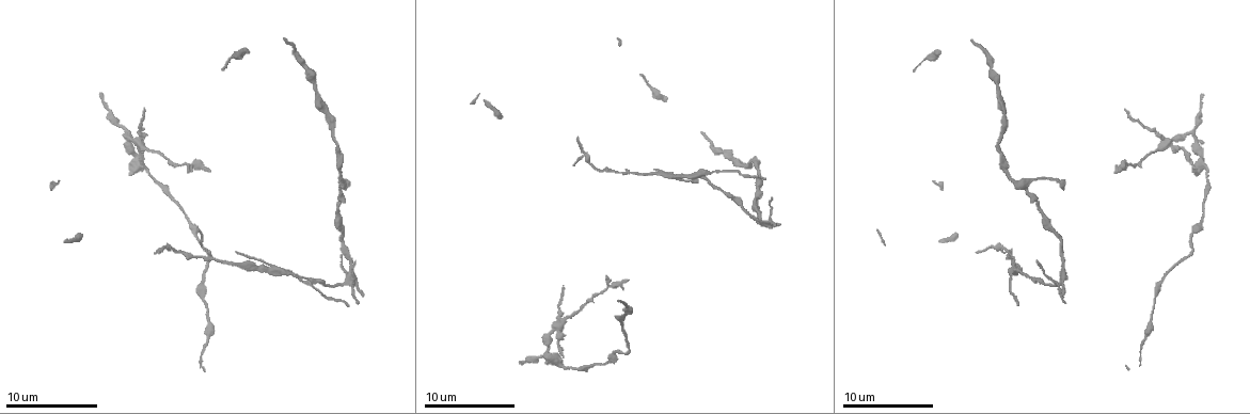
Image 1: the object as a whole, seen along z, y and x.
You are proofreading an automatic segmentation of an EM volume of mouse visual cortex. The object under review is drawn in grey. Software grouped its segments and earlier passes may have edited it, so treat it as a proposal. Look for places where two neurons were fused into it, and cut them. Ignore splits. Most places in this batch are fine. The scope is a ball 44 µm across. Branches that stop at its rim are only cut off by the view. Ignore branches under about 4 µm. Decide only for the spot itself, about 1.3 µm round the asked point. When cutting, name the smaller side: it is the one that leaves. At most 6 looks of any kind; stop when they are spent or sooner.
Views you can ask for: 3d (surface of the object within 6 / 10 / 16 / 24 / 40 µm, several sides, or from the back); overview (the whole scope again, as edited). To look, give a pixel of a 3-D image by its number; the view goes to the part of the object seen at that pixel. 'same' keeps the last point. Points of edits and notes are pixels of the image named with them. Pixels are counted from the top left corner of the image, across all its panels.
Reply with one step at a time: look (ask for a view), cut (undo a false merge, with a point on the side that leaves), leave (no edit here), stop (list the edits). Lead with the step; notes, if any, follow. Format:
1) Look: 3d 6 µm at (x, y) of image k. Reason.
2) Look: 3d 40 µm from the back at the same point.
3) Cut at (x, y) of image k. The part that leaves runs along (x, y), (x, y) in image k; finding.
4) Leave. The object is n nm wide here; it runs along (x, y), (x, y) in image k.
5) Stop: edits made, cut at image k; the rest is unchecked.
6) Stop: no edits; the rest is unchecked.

Look: 3d 10 µm at (1018, 270) of image 1. Branch point.

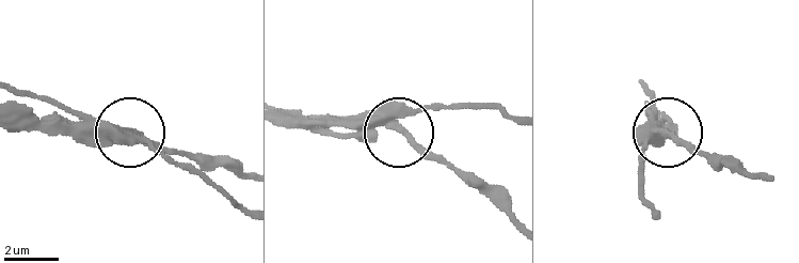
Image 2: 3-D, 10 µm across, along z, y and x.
Look: 3d 6 µm at (663, 134) of image 2.

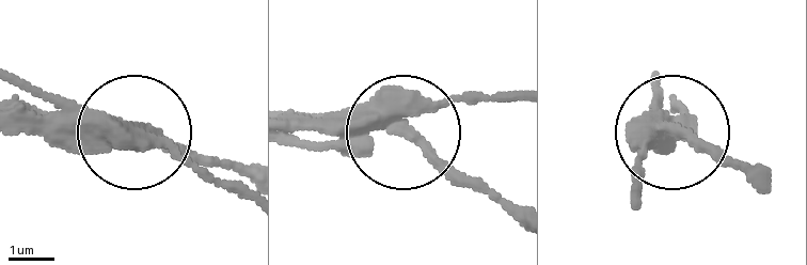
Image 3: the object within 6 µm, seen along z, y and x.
Cut at (171, 145) of image 3. The part that leaves runs along (115, 120), (249, 185) in image 3; a second neuron is stuck on.

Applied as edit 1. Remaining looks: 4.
Look: 3d 10 µm at (582, 152) of image 1. Sudden change in width.

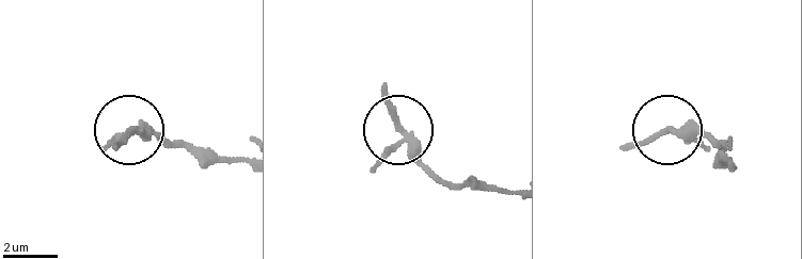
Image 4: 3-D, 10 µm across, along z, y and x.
Leave. 3 arms meet here; one neuron here.

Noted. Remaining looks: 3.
Look: 3d 10 µm at (1191, 234) of image 1.

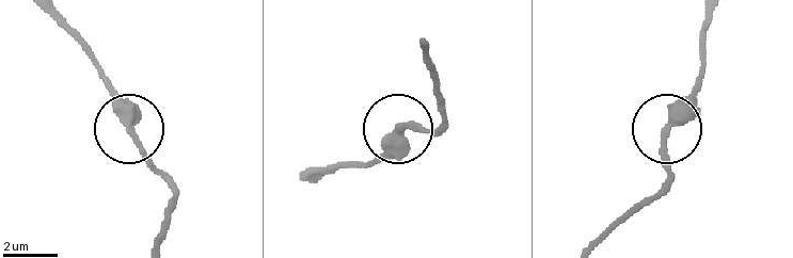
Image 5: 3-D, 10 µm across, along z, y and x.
Leave. Continuous, no second neuron.

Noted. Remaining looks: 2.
Stop: edits made, cut at image 3; the rest is unchecked.

